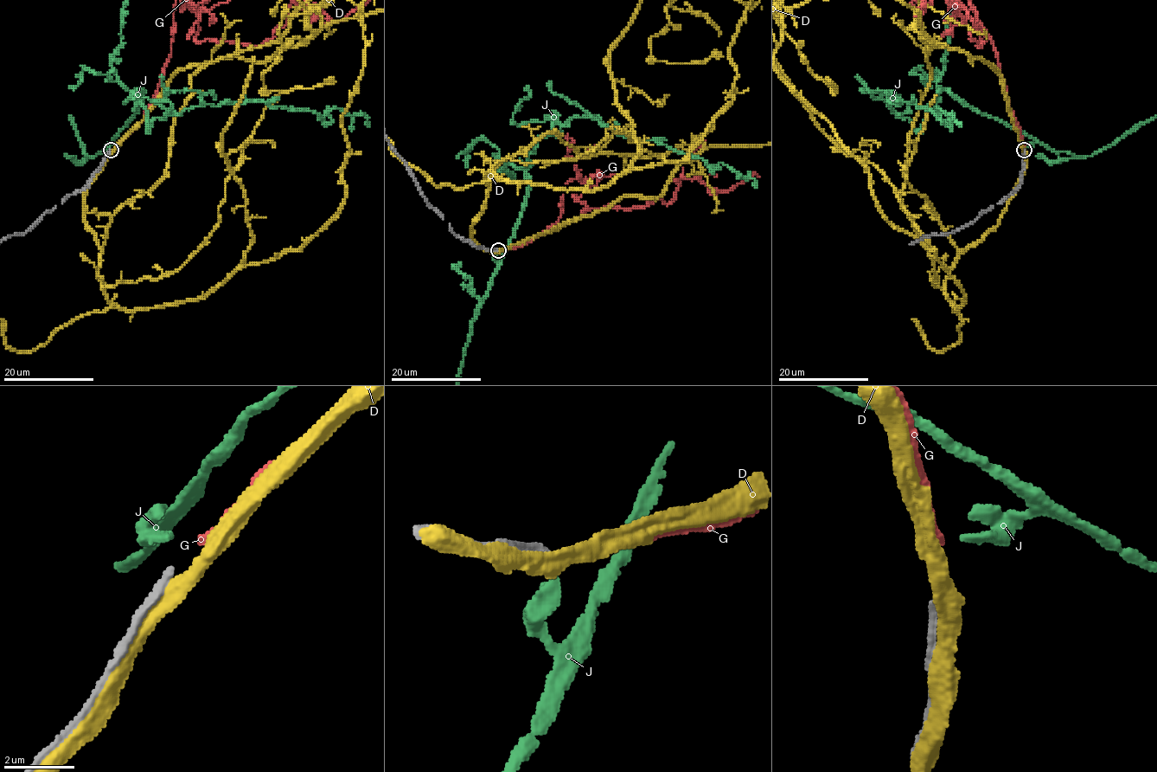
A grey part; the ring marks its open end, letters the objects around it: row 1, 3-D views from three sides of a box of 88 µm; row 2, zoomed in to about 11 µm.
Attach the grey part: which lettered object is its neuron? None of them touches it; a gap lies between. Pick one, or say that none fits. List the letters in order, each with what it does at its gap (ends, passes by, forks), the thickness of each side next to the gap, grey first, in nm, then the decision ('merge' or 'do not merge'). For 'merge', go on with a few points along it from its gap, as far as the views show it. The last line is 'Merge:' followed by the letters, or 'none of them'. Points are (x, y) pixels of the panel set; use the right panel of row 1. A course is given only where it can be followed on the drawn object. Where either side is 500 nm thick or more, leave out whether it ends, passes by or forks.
D: it passes by | 200/480 nm | do not merge
G: it ends | 200/200 nm | merge
J: it ends | 200/300 nm | do not merge
Merge: G

